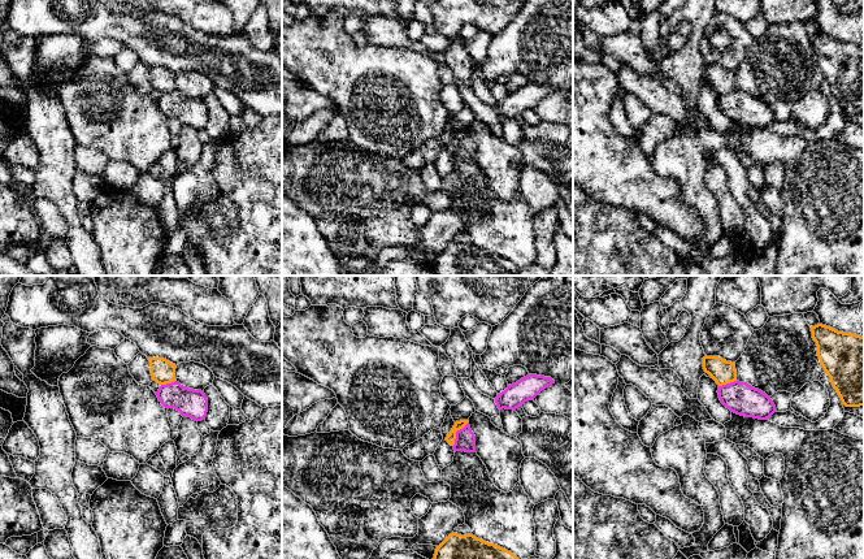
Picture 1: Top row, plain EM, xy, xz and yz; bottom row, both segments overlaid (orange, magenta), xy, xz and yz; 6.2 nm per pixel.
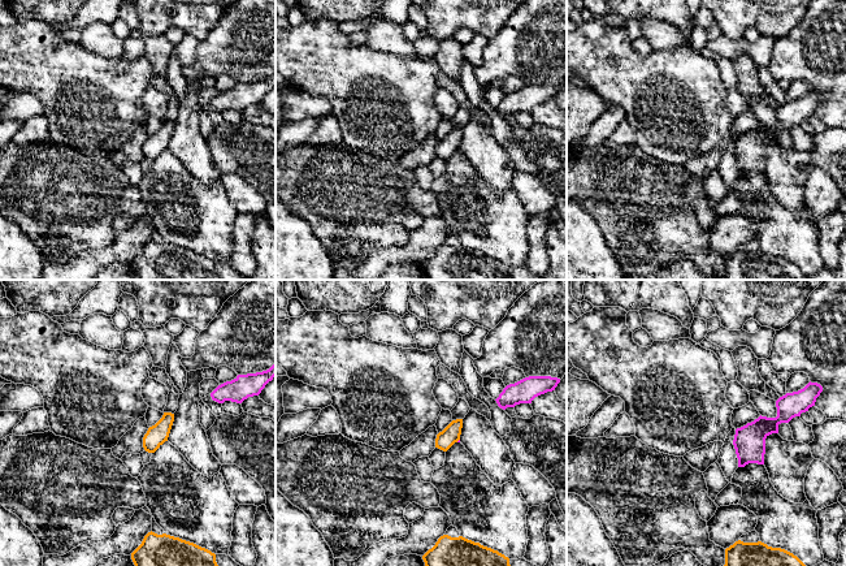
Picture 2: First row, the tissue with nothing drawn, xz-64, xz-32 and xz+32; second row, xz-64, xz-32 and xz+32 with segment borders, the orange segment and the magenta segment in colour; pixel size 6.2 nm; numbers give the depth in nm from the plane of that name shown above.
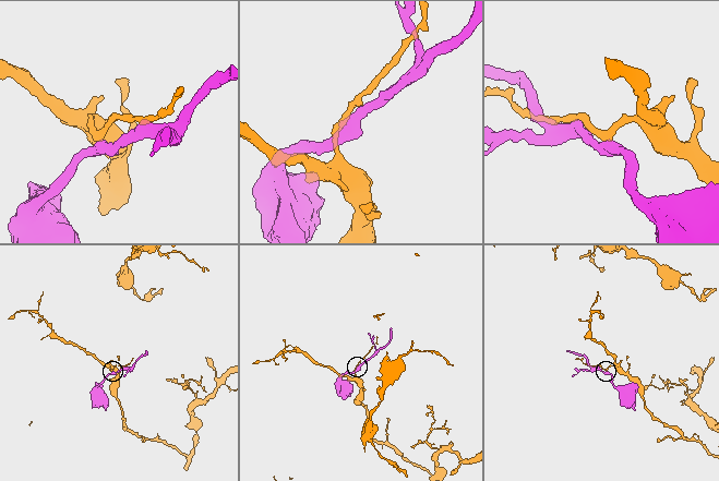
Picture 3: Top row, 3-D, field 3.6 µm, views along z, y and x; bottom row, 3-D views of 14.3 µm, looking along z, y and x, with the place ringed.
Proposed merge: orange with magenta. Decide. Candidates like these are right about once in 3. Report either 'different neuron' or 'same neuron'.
different neuron

